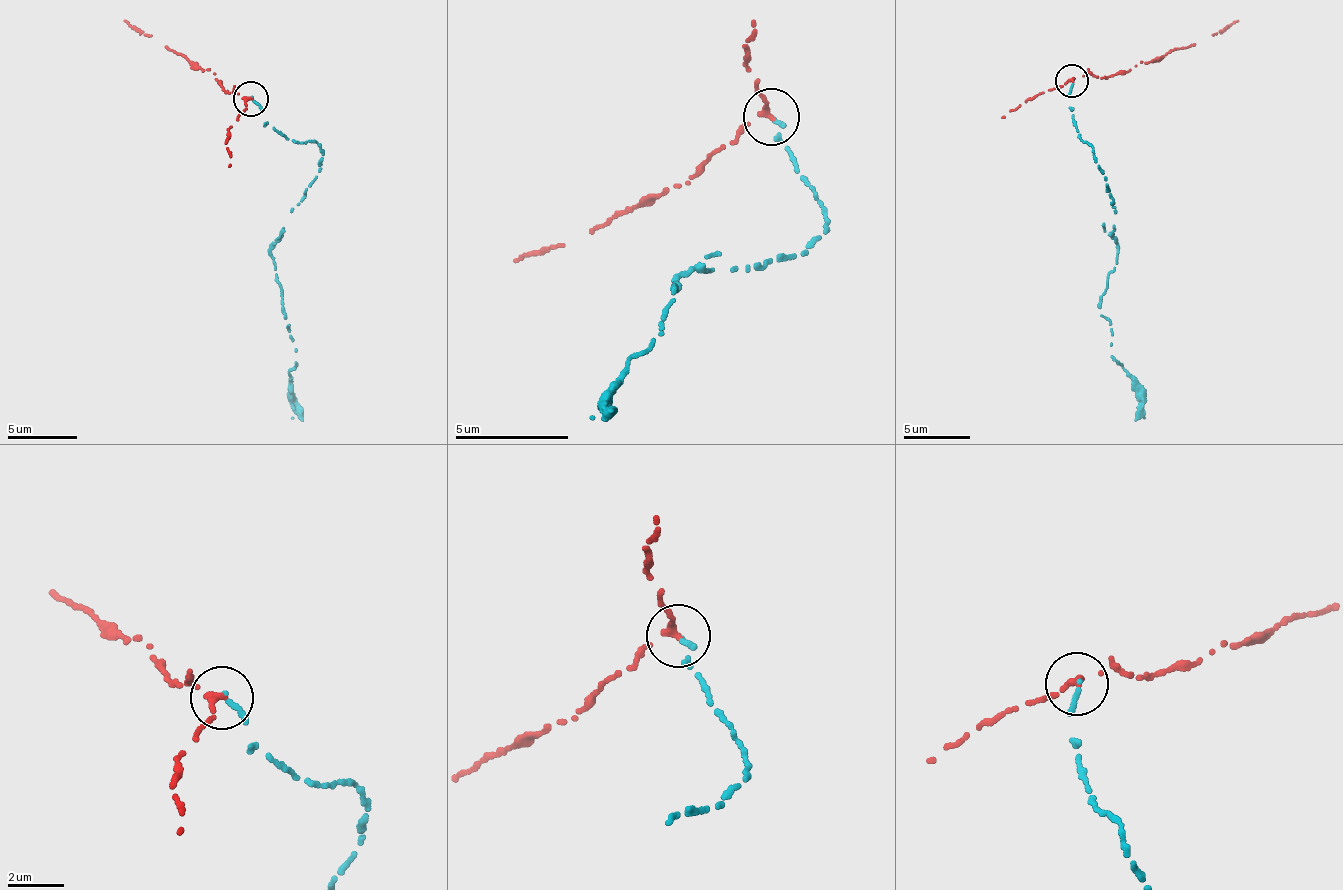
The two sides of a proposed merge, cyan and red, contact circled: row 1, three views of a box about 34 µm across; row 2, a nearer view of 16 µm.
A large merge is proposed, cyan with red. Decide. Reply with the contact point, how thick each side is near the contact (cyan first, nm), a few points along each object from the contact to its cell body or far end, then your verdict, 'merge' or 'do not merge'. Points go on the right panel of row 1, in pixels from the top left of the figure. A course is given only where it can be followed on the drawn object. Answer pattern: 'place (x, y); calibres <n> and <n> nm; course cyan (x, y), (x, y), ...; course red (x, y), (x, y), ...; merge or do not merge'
place (1072, 81); calibres 160 and 280 nm; course cyan (1073, 80), (1071, 119), (1115, 209), (1119, 244), (1099, 309), (1143, 418); course red (1073, 80), (1089, 75), (1122, 74), (1140, 62), (1156, 60), (1165, 53), (1213, 35), (1237, 21); do not merge

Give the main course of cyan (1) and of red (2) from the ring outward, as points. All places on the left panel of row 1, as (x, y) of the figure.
1: (250, 98), (275, 132), (308, 139), (323, 157), (271, 250), (291, 335), (292, 419)
2: (250, 98), (220, 85), (209, 69), (192, 67), (188, 58), (123, 21)

